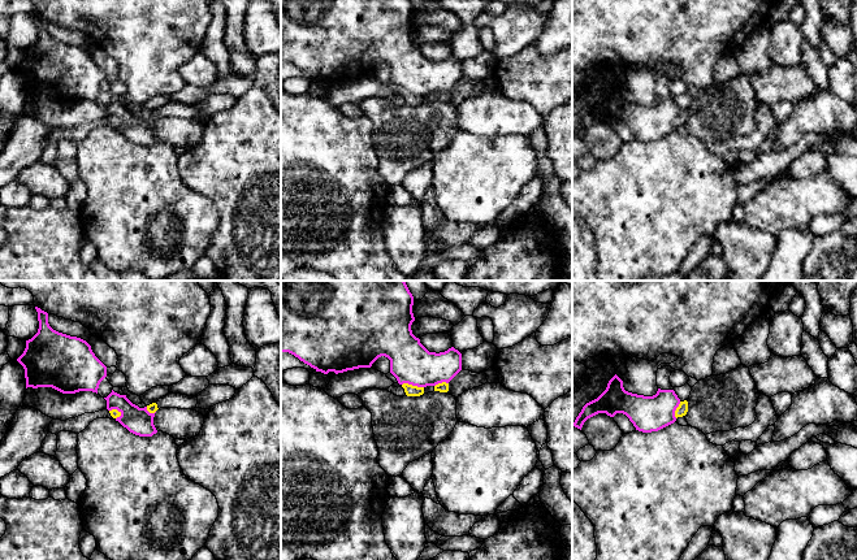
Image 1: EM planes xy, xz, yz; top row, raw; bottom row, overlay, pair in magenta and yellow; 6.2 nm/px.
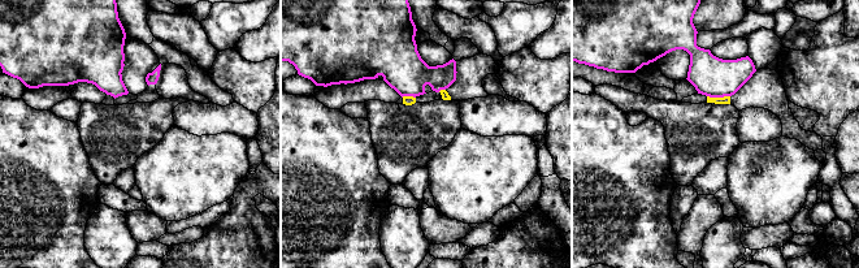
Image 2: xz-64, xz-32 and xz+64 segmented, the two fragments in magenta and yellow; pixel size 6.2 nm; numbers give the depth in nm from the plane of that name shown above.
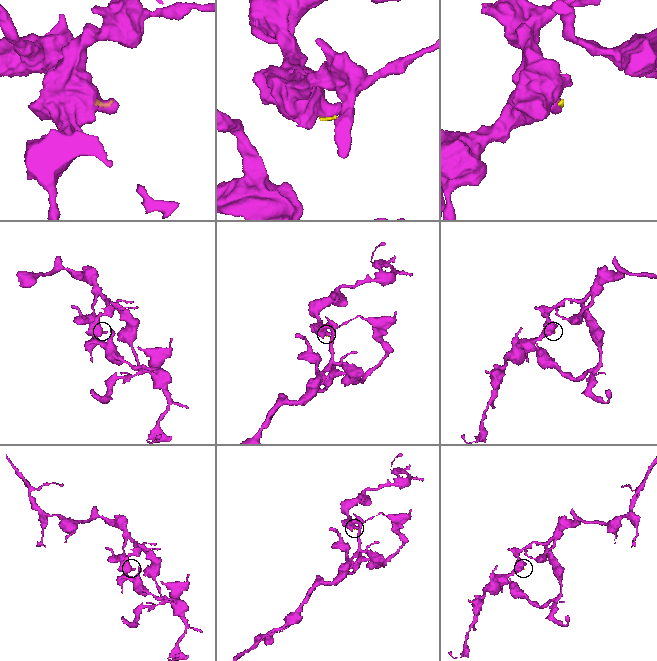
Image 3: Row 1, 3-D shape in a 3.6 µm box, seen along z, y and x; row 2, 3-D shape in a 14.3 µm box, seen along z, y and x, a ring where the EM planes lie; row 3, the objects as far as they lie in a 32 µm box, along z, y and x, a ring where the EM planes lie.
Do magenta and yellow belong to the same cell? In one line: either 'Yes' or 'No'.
No

